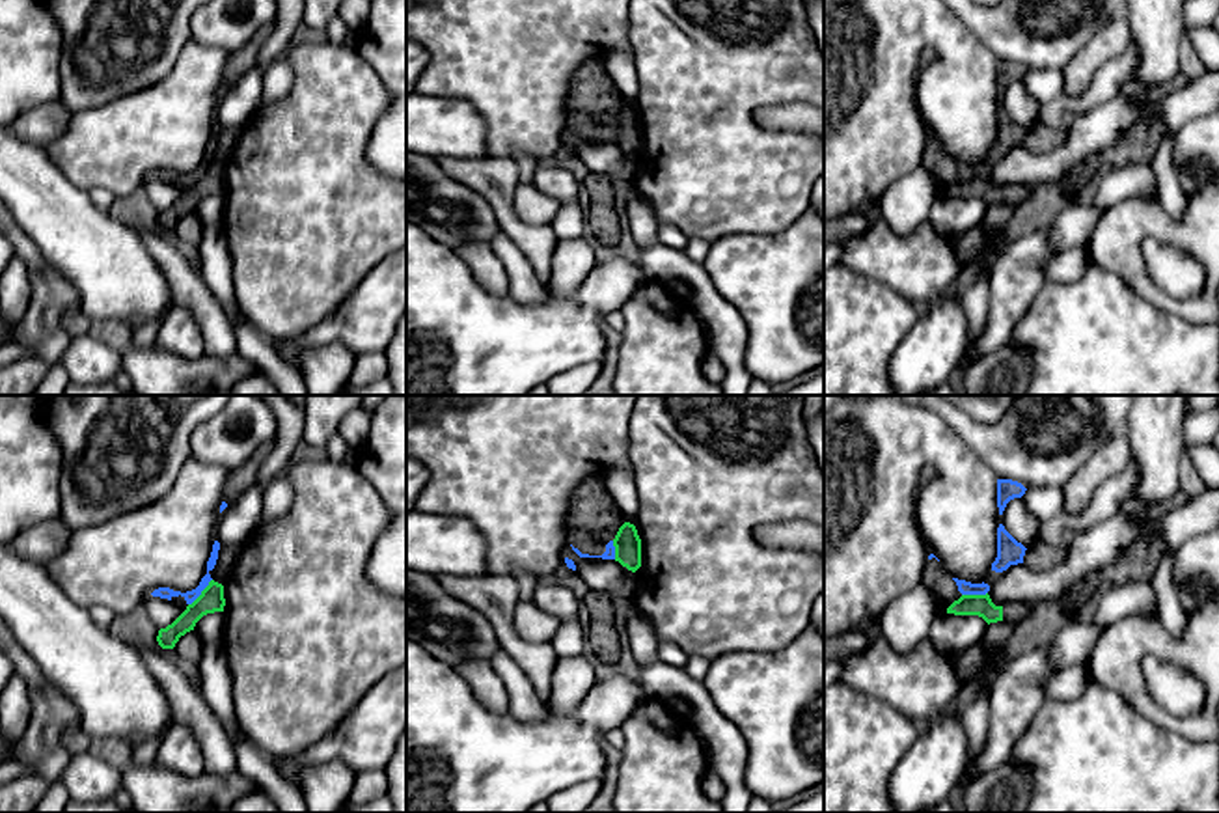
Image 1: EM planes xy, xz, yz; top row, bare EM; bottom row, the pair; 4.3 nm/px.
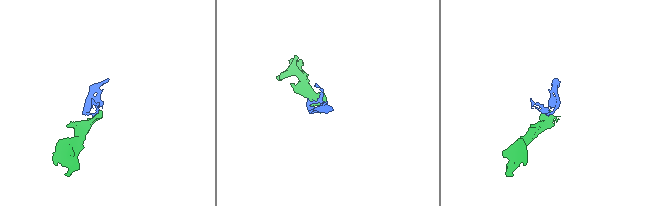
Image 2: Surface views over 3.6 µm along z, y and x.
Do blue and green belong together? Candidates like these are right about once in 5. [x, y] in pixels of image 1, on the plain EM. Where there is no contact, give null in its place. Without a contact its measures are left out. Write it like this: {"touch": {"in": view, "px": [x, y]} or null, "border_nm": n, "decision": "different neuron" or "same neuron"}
{"touch": {"in": "xy", "px": [202, 172]}, "border_nm": 160, "decision": "different neuron"}

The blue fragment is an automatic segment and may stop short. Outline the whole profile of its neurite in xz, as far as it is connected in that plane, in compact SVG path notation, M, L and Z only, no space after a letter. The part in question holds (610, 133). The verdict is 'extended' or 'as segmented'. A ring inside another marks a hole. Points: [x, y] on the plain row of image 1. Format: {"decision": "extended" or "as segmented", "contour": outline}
{"decision": "extended", "contour": "M600 60L582 63L568 86L572 132L580 140L615 142L613 121L624 101Z"}

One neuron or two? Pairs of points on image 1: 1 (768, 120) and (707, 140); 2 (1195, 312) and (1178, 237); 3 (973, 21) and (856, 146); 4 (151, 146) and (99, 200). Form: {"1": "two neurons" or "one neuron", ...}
{"1": "two neurons", "2": "one neuron", "3": "two neurons", "4": "two neurons"}

